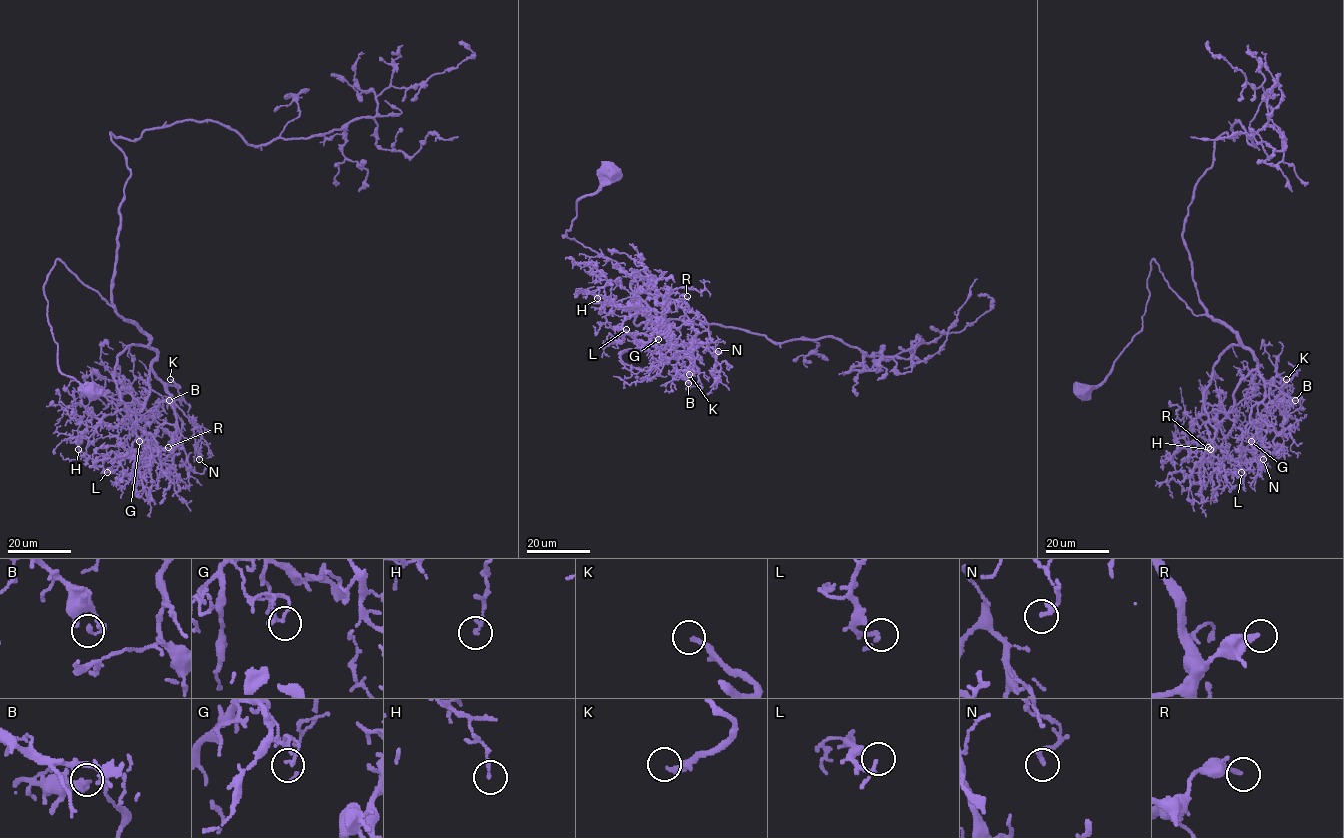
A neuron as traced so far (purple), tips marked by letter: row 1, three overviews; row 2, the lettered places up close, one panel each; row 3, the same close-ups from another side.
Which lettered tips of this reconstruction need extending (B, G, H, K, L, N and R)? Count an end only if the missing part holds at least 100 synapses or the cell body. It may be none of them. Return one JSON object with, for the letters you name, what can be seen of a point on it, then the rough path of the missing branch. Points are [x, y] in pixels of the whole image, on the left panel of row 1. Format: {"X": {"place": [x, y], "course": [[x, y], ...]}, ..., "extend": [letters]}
{"K": {"place": [170, 379], "course": [[170, 379], [149, 383], [140, 365], [128, 370], [125, 365]]}, "extend": ["K"]}

